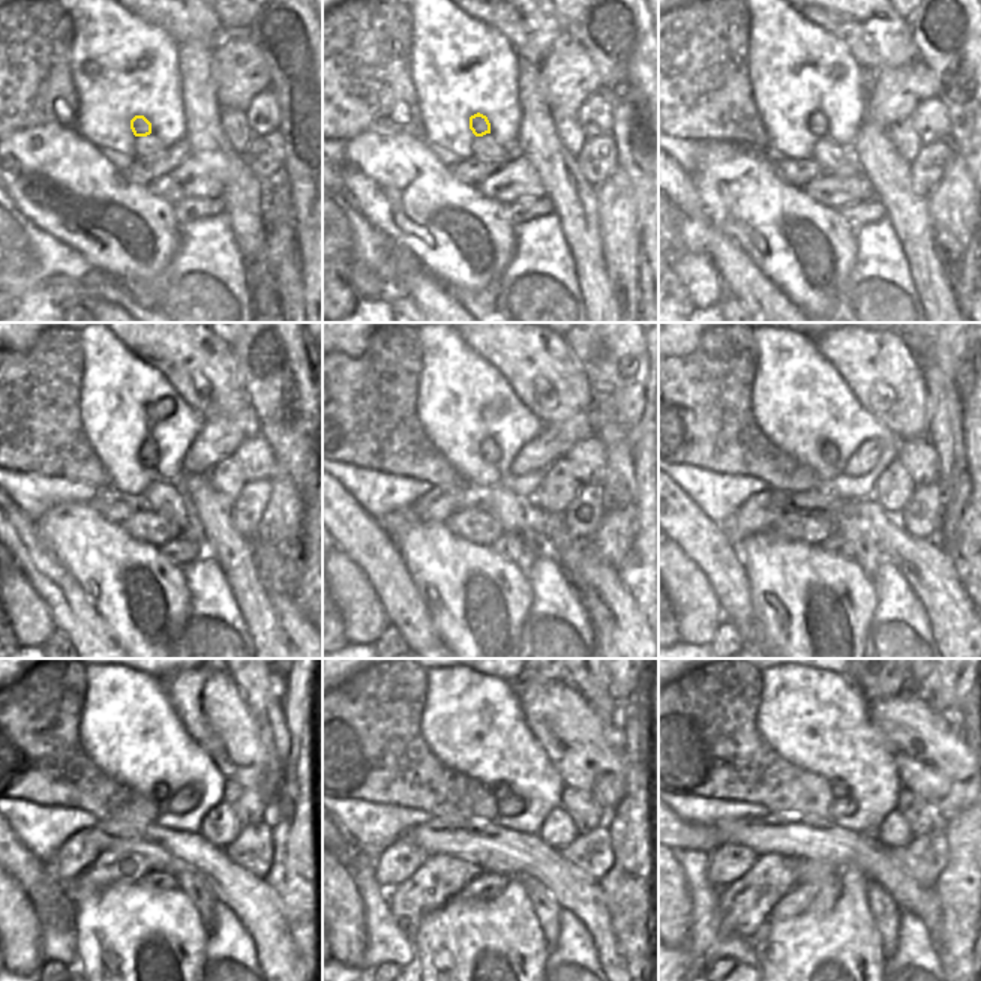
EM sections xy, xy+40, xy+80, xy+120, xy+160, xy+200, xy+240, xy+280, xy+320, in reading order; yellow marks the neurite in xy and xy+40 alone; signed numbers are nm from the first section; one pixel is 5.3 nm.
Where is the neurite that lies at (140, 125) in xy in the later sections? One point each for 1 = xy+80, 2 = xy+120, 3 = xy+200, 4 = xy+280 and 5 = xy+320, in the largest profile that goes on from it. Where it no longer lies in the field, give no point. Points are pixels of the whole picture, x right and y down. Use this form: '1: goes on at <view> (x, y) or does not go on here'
1: goes on at xy+80 (818, 123)
2: goes on at xy+120 (149, 450)
3: goes on at xy+200 (828, 452)
4: goes on at xy+280 (501, 791)
5: goes on at xy+320 (839, 789)

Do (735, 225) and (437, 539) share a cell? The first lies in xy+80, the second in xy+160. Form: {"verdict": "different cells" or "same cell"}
{"verdict": "same cell"}

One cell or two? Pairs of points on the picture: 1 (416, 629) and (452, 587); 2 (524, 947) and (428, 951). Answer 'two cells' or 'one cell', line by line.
1: two cells
2: one cell

